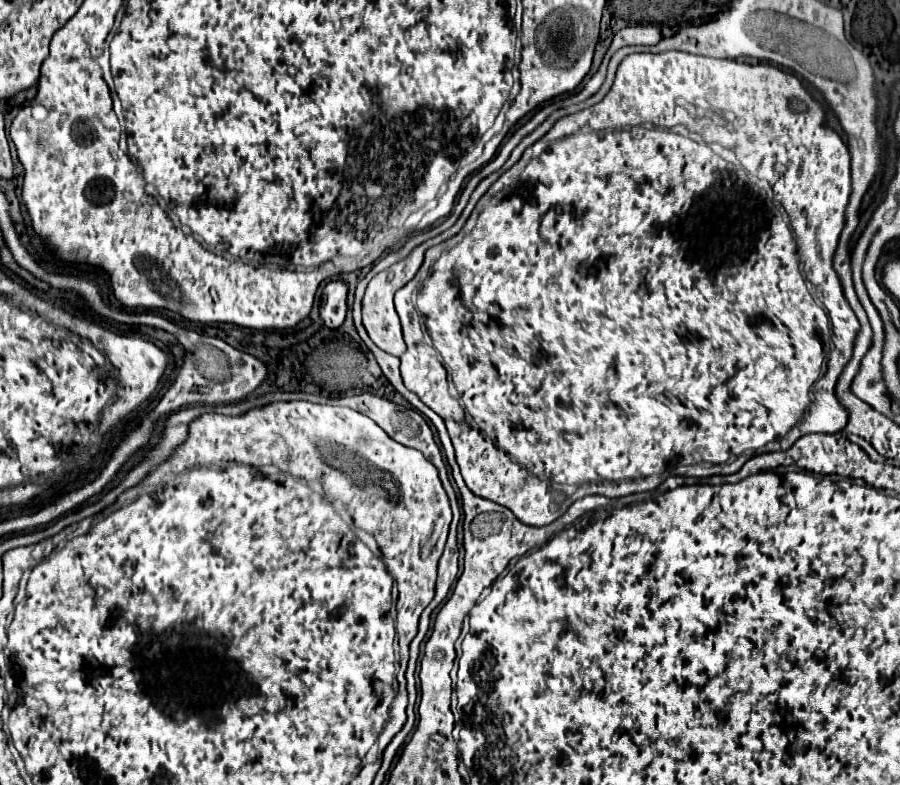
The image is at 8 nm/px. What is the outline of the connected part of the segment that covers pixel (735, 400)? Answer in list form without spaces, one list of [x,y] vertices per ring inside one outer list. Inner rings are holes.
[[[662,52],[662,54],[628,54],[628,56],[626,56],[626,58],[624,58],[624,60],[622,60],[622,62],[620,62],[620,66],[618,66],[618,72],[616,72],[616,80],[614,80],[614,84],[612,84],[612,88],[610,88],[610,92],[608,92],[608,94],[606,94],[606,96],[604,96],[604,100],[602,100],[602,102],[600,102],[600,104],[594,104],[594,106],[592,106],[592,108],[586,108],[586,110],[580,110],[580,112],[576,112],[576,114],[570,114],[570,116],[564,116],[564,118],[560,118],[560,120],[558,120],[558,122],[556,122],[556,124],[554,124],[554,126],[552,126],[552,130],[550,130],[550,132],[548,132],[548,134],[546,134],[546,136],[542,136],[542,138],[540,138],[540,140],[538,140],[538,142],[534,142],[534,144],[532,144],[532,146],[530,146],[530,148],[526,148],[526,152],[524,152],[524,154],[522,154],[522,158],[520,158],[520,160],[518,160],[518,162],[516,162],[516,164],[514,164],[514,166],[512,166],[512,168],[510,168],[510,170],[506,170],[506,172],[504,172],[504,174],[502,174],[502,175],[501,175],[501,176],[500,176],[500,178],[499,178],[499,179],[498,179],[498,180],[497,180],[497,181],[496,181],[496,182],[494,182],[494,183],[493,183],[493,184],[492,184],[492,185],[491,185],[491,187],[490,187],[490,188],[489,188],[489,189],[488,189],[488,191],[487,191],[487,192],[486,192],[486,194],[485,194],[485,195],[484,195],[484,196],[482,196],[482,198],[481,198],[481,199],[480,199],[480,200],[479,200],[479,202],[478,202],[478,203],[477,203],[477,205],[476,205],[476,207],[475,207],[475,208],[474,208],[474,210],[473,210],[473,211],[472,211],[472,213],[471,213],[471,215],[470,215],[470,217],[469,217],[469,218],[468,218],[468,220],[467,220],[467,221],[466,221],[466,223],[465,223],[465,225],[464,225],[464,227],[463,227],[463,228],[462,228],[462,229],[461,229],[461,231],[460,231],[460,232],[459,232],[459,233],[458,233],[458,234],[456,234],[456,236],[454,236],[454,237],[453,237],[453,238],[451,238],[451,239],[448,239],[448,241],[445,241],[445,242],[442,242],[442,243],[441,243],[441,244],[438,244],[438,245],[436,245],[436,246],[433,246],[433,247],[431,247],[431,248],[429,248],[429,249],[428,249],[428,250],[427,250],[427,251],[426,251],[426,252],[425,252],[425,256],[424,256],[424,261],[423,261],[423,264],[422,264],[422,266],[421,266],[421,267],[420,267],[420,269],[419,269],[419,270],[418,270],[418,272],[417,272],[417,274],[416,274],[416,276],[414,276],[414,280],[411,280],[411,281],[410,281],[410,282],[409,282],[409,283],[407,283],[407,284],[406,284],[406,285],[405,285],[405,286],[404,286],[404,288],[401,288],[401,289],[399,289],[399,290],[398,290],[398,291],[397,291],[397,292],[396,292],[396,293],[395,293],[395,295],[394,295],[394,305],[395,305],[395,309],[396,309],[396,312],[397,312],[397,314],[398,314],[398,316],[400,316],[400,322],[402,322],[402,330],[404,330],[404,342],[406,342],[406,352],[404,352],[404,354],[402,354],[402,356],[400,356],[400,360],[402,360],[402,364],[400,364],[400,372],[402,372],[402,380],[404,380],[404,386],[406,386],[406,388],[408,388],[408,390],[410,390],[410,392],[414,392],[414,394],[416,394],[416,396],[418,396],[418,398],[420,398],[420,400],[422,400],[422,402],[424,402],[424,404],[426,404],[426,406],[428,406],[428,408],[432,408],[432,410],[434,410],[434,412],[436,412],[436,414],[438,414],[438,416],[440,416],[440,418],[442,418],[442,420],[444,420],[444,422],[446,422],[446,428],[448,428],[448,434],[450,434],[450,440],[452,440],[452,444],[454,444],[454,450],[456,450],[456,462],[458,462],[458,466],[460,466],[460,470],[462,470],[462,478],[464,478],[464,482],[466,482],[466,486],[468,486],[468,488],[470,488],[470,490],[472,490],[472,492],[474,492],[474,494],[476,494],[476,496],[480,496],[480,498],[486,498],[486,500],[492,500],[492,502],[498,502],[498,504],[500,504],[500,506],[506,506],[506,508],[508,508],[508,510],[512,510],[512,512],[514,512],[514,516],[516,516],[516,518],[518,518],[518,520],[520,520],[520,522],[522,522],[522,524],[530,524],[530,526],[546,526],[546,524],[550,524],[550,522],[554,522],[554,520],[556,520],[556,518],[560,518],[560,516],[562,516],[562,514],[564,514],[564,512],[566,512],[566,510],[568,510],[568,506],[570,506],[570,504],[572,504],[572,502],[574,502],[574,500],[578,500],[578,498],[584,498],[584,496],[588,496],[588,494],[600,494],[600,496],[606,496],[606,498],[618,498],[618,496],[628,496],[628,494],[634,494],[634,493],[640,493],[640,492],[646,492],[646,491],[651,491],[651,490],[654,490],[654,489],[656,489],[656,486],[660,486],[660,484],[661,484],[661,483],[662,483],[662,480],[663,480],[663,478],[664,478],[664,477],[662,477],[662,476],[660,476],[660,474],[666,474],[666,472],[670,472],[670,470],[674,470],[674,468],[676,468],[676,470],[674,470],[674,474],[684,474],[684,476],[714,476],[714,474],[734,474],[734,472],[738,472],[738,470],[740,470],[740,466],[742,466],[742,464],[744,464],[744,462],[746,462],[746,460],[748,460],[748,458],[746,458],[746,456],[740,456],[740,454],[744,454],[744,452],[748,452],[748,450],[750,450],[750,452],[760,452],[760,450],[762,450],[762,448],[764,448],[764,446],[766,446],[766,444],[768,444],[768,446],[766,446],[766,448],[769,448],[769,449],[770,449],[770,447],[771,447],[771,449],[772,449],[772,446],[773,446],[773,452],[774,452],[774,451],[785,451],[785,450],[787,450],[787,449],[789,449],[789,448],[790,448],[790,447],[791,447],[791,446],[792,446],[792,445],[793,445],[793,444],[794,444],[794,442],[796,442],[796,440],[798,440],[798,438],[800,438],[800,436],[804,436],[804,434],[810,434],[810,432],[820,432],[820,434],[836,434],[836,432],[840,432],[840,430],[842,430],[842,428],[844,428],[844,426],[846,426],[846,424],[848,424],[848,410],[846,410],[846,408],[844,408],[844,406],[842,406],[842,402],[840,402],[840,400],[838,400],[838,396],[836,396],[836,384],[838,384],[838,378],[840,378],[840,374],[842,374],[842,370],[844,370],[844,368],[846,368],[846,364],[848,364],[848,362],[850,362],[850,358],[852,358],[852,348],[854,348],[854,338],[856,338],[856,334],[858,334],[858,330],[860,330],[860,322],[858,322],[858,318],[856,318],[856,314],[854,314],[854,310],[852,310],[852,308],[850,308],[850,304],[848,304],[848,300],[846,300],[846,298],[844,298],[844,292],[842,292],[842,284],[840,284],[840,278],[838,278],[838,274],[836,274],[836,270],[834,270],[834,266],[832,266],[832,258],[834,258],[834,252],[836,252],[836,246],[838,246],[838,236],[840,236],[840,232],[842,232],[842,228],[844,228],[844,220],[846,220],[846,206],[848,206],[848,198],[850,198],[850,154],[848,154],[848,148],[846,148],[846,146],[844,146],[844,142],[842,142],[842,138],[840,138],[840,136],[838,136],[838,134],[836,134],[836,132],[834,132],[834,130],[832,130],[832,128],[830,128],[830,126],[826,126],[826,110],[824,110],[824,106],[822,106],[822,104],[820,104],[820,102],[818,102],[818,100],[814,100],[814,98],[812,98],[812,96],[810,96],[810,92],[808,92],[808,90],[806,90],[806,88],[804,88],[804,86],[802,86],[802,82],[800,82],[800,80],[798,80],[798,78],[796,78],[796,76],[794,76],[794,74],[788,74],[788,72],[782,72],[782,70],[780,70],[780,68],[776,68],[776,66],[772,66],[772,64],[764,64],[764,62],[760,62],[760,64],[746,64],[746,62],[738,62],[738,60],[726,60],[726,58],[710,58],[710,56],[696,56],[696,54],[688,54],[688,52]],[[414,292],[418,292],[418,296],[416,296],[416,308],[418,308],[418,312],[420,312],[420,316],[422,316],[422,324],[424,324],[424,340],[422,340],[422,324],[418,324],[418,312],[414,312]],[[808,406],[810,406],[810,410],[808,410],[808,414],[806,414],[806,416],[804,416],[804,418],[802,418],[802,416],[800,416],[800,412],[806,412],[806,408],[808,408]],[[650,428],[654,428],[654,474],[658,474],[658,477],[657,477],[657,476],[650,476]],[[578,482],[580,482],[580,484],[584,484],[584,482],[586,482],[586,484],[588,484],[588,482],[590,482],[590,484],[594,484],[594,482],[596,482],[596,484],[602,484],[602,488],[574,488],[574,492],[572,492],[572,494],[566,494],[566,492],[562,492],[562,490],[560,490],[560,488],[558,488],[558,490],[556,490],[556,488],[552,488],[552,484],[578,484]]]

